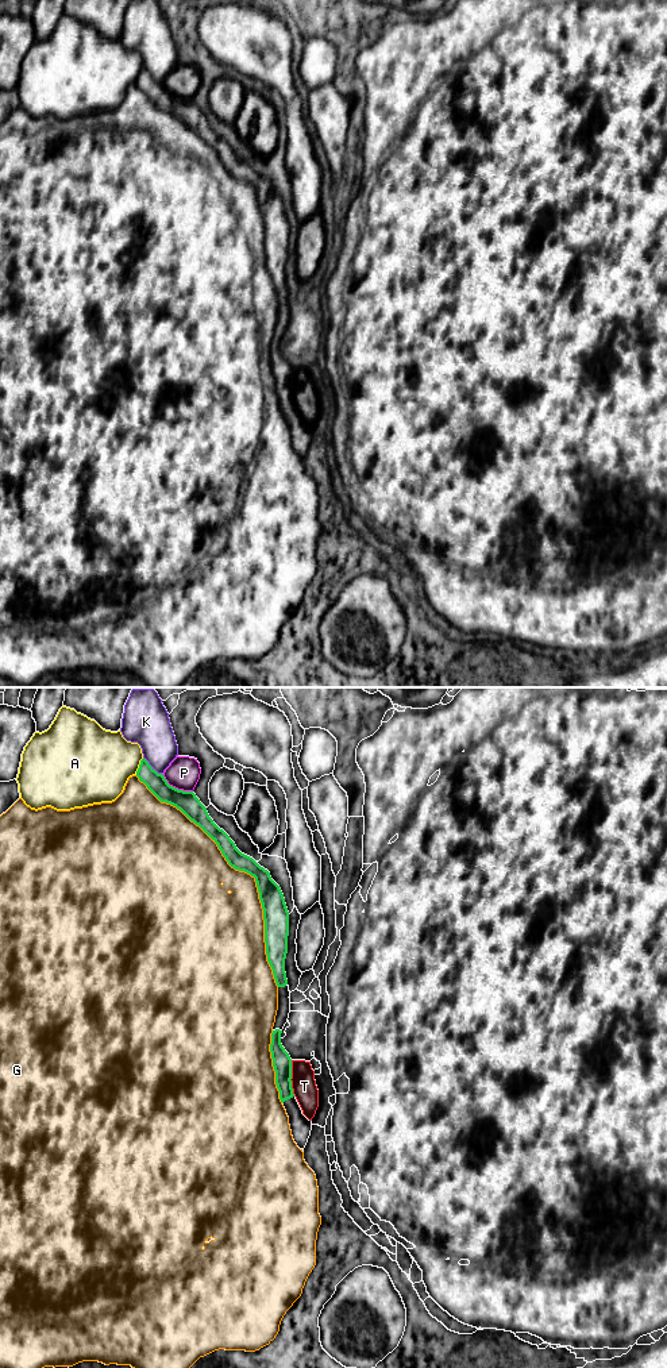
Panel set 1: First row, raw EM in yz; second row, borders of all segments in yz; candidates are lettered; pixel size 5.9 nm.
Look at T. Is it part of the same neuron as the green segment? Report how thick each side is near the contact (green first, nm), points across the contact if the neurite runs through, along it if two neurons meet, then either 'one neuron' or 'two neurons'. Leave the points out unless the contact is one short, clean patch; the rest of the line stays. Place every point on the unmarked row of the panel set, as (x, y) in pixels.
calibres 110 and 140 nm; two neurons

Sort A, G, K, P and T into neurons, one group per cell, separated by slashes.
A / G / K / P / T

